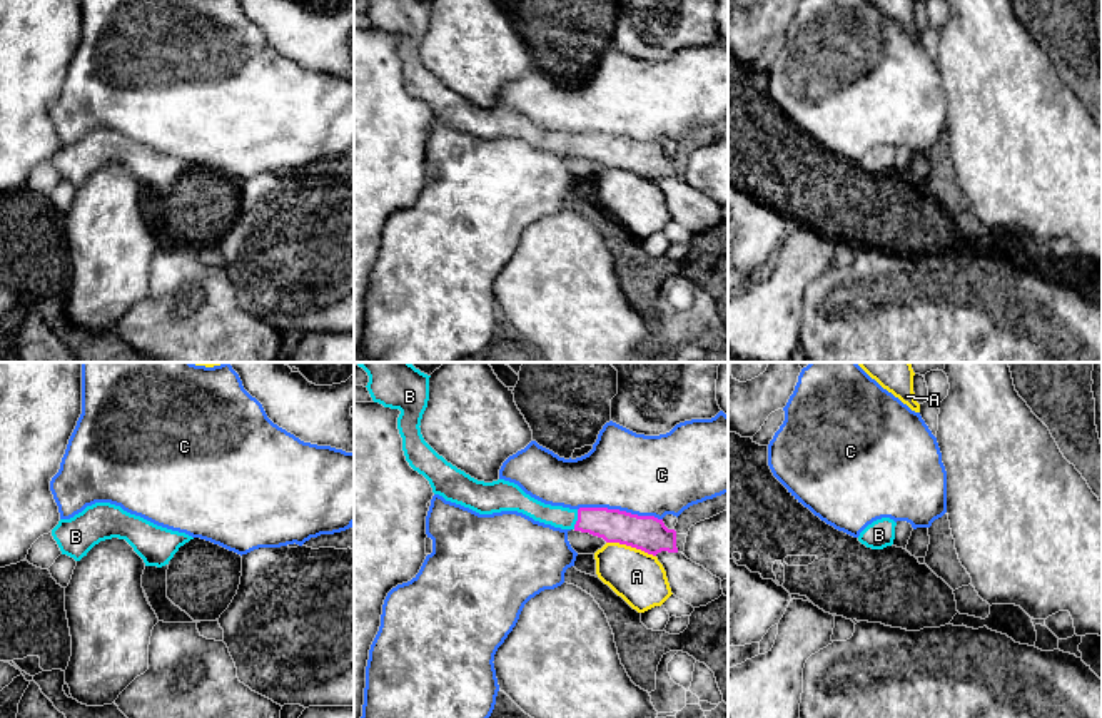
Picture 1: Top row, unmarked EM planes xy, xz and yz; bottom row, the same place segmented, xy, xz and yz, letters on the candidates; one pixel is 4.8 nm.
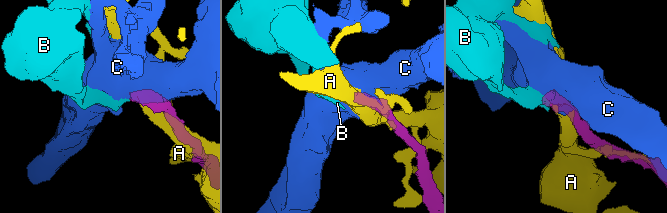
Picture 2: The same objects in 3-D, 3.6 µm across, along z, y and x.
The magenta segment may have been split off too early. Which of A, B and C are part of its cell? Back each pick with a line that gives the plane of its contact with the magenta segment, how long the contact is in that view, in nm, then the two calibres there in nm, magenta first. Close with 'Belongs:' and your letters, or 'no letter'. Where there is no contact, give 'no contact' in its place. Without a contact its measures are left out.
B: contact in xz; length 100 nm; calibres 160 and 110 nm
Belongs: B

